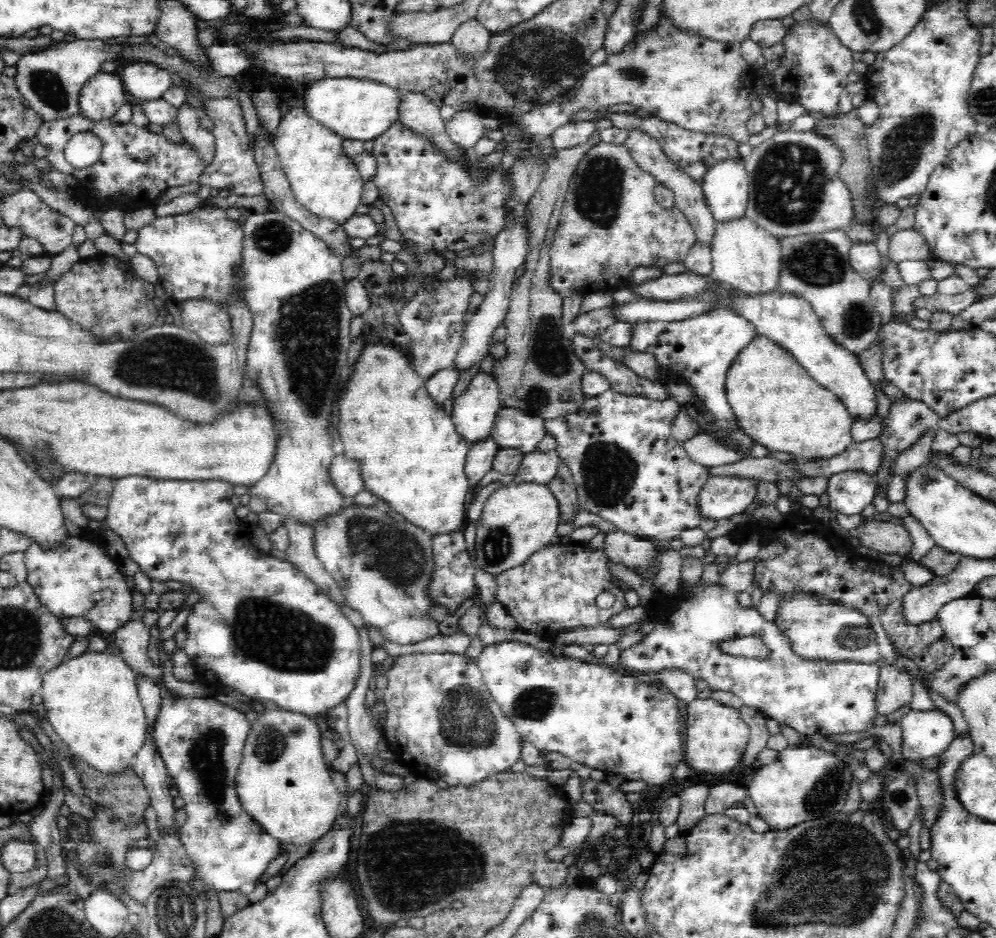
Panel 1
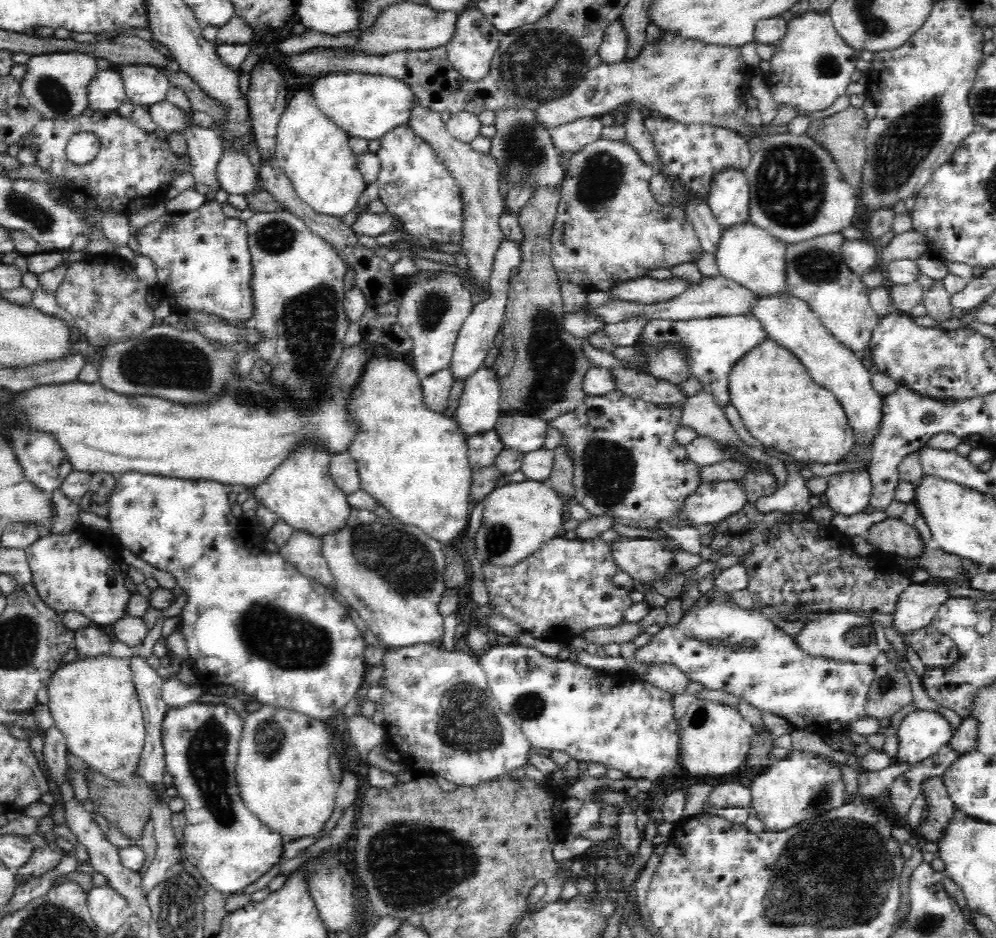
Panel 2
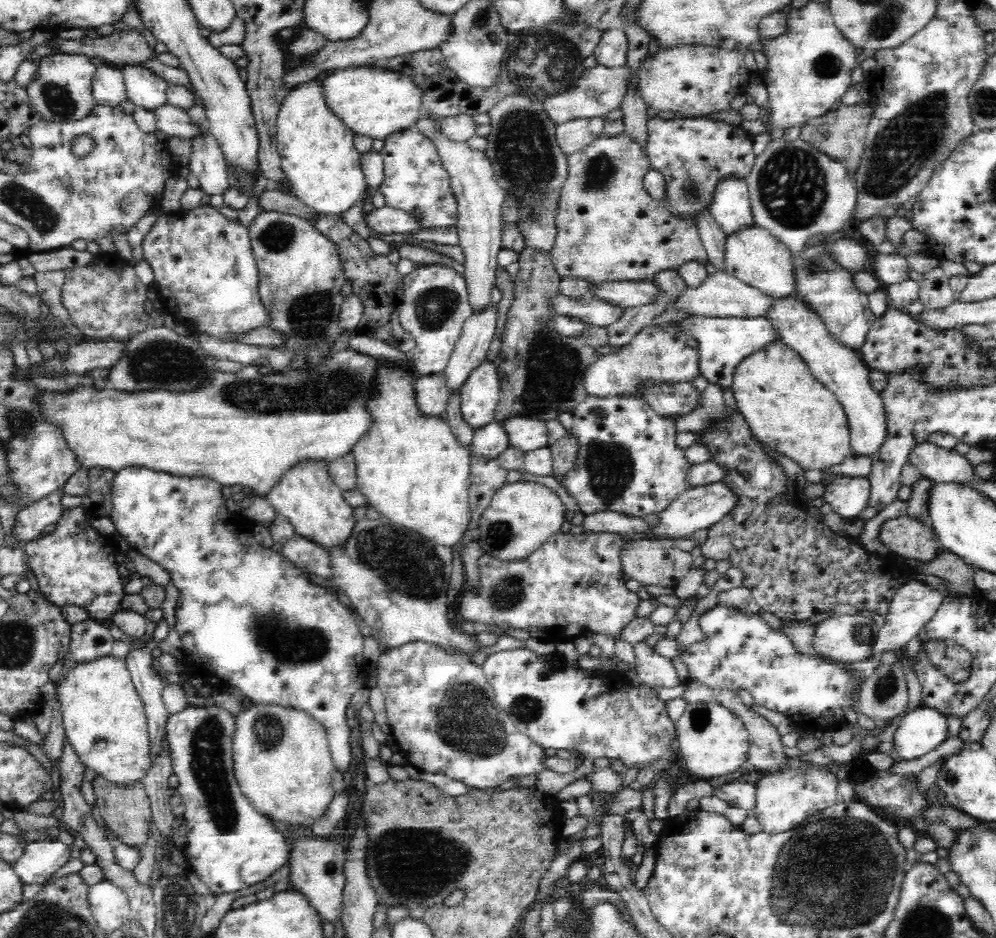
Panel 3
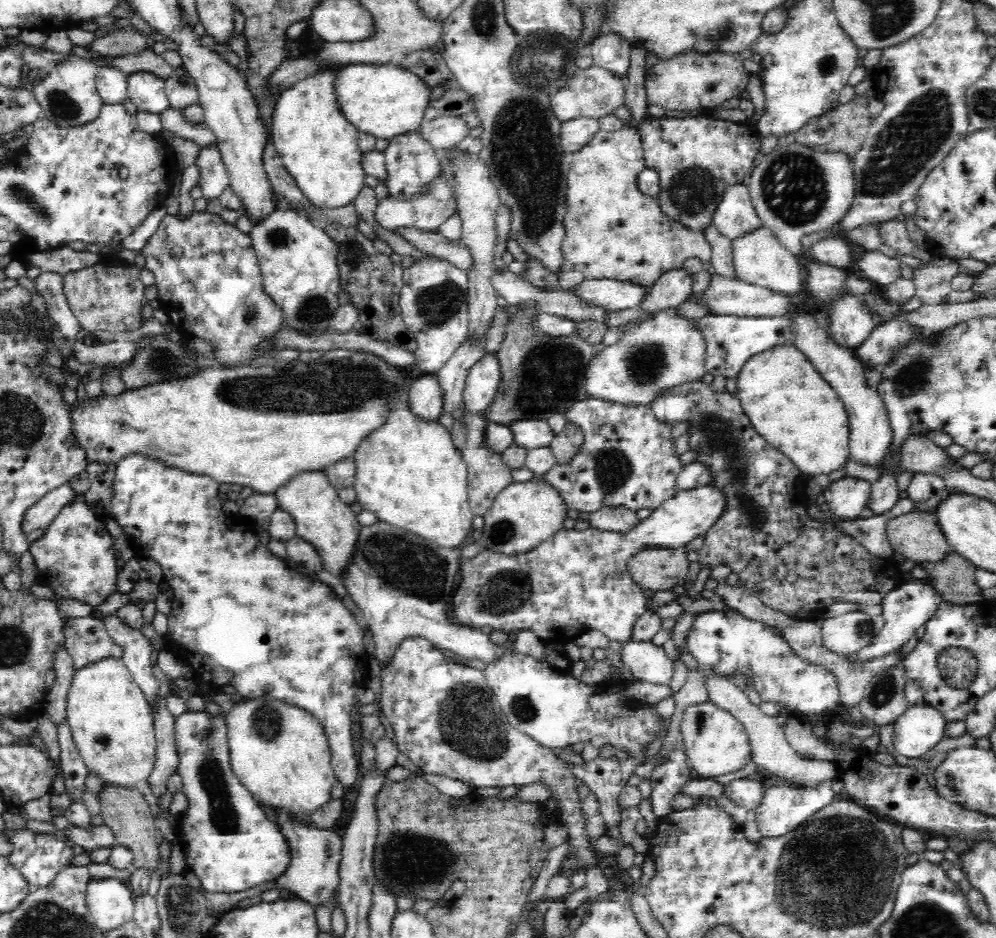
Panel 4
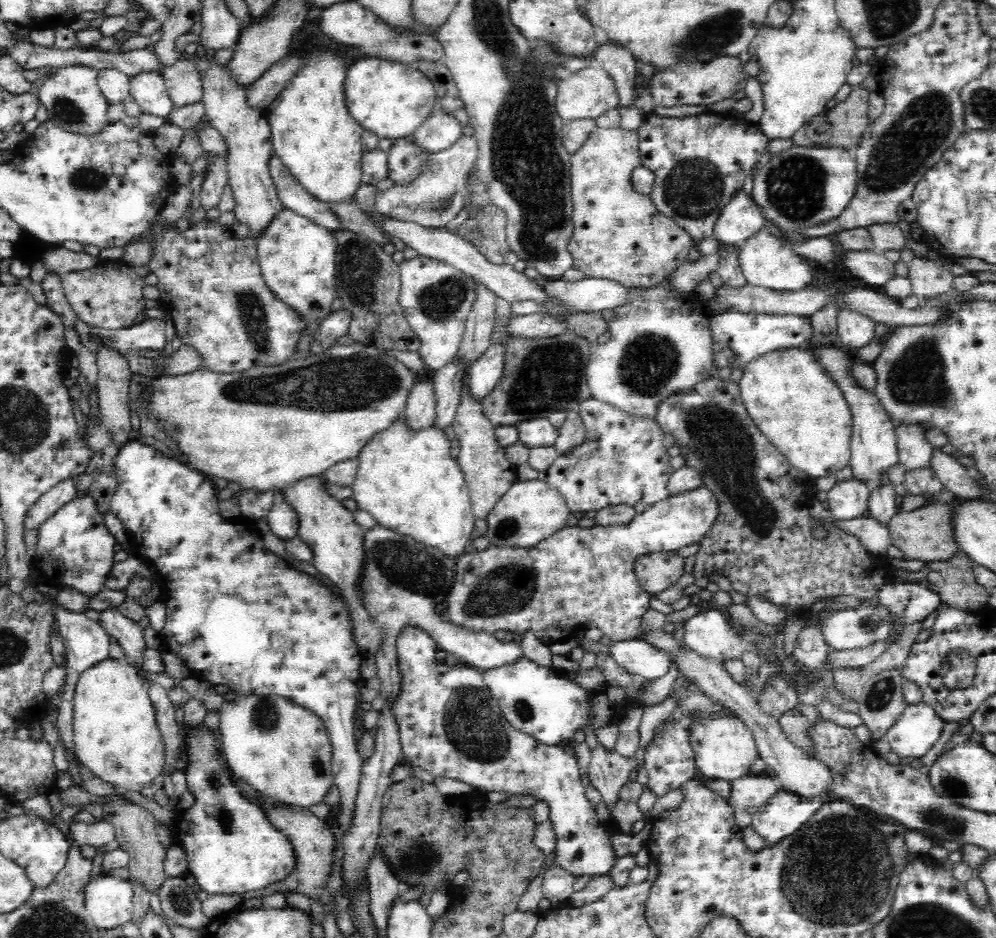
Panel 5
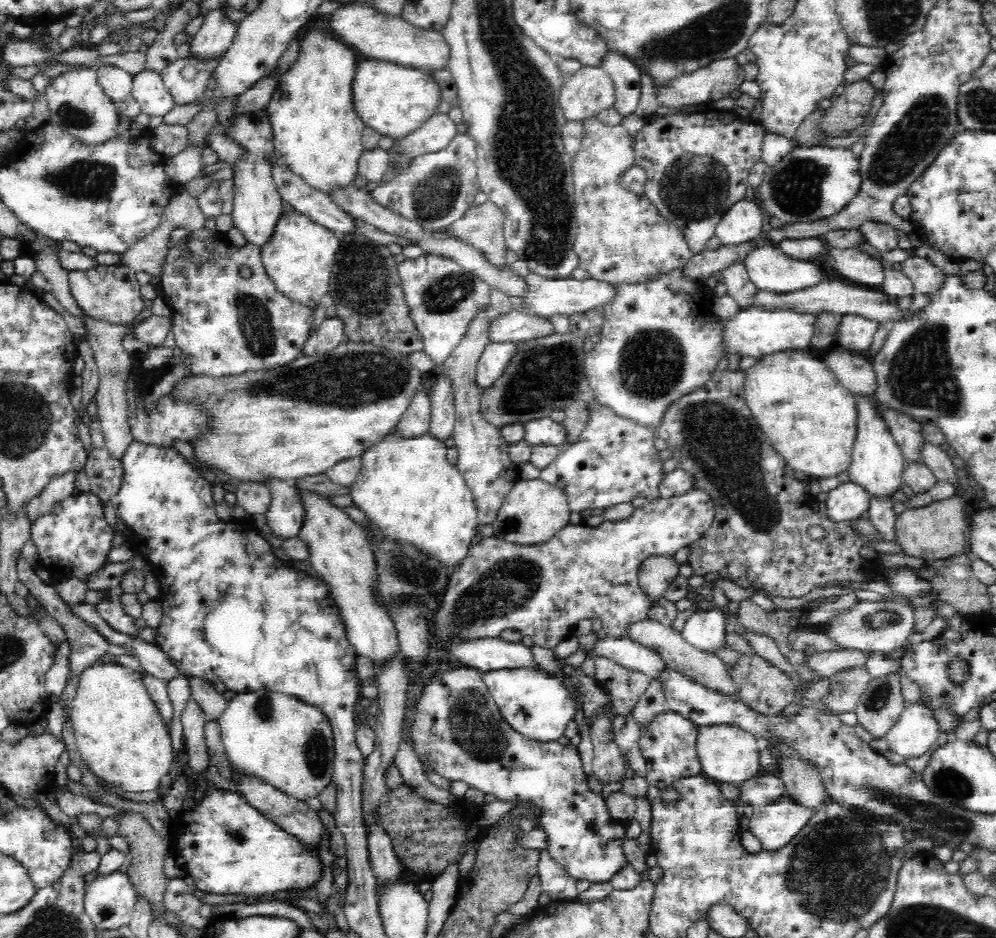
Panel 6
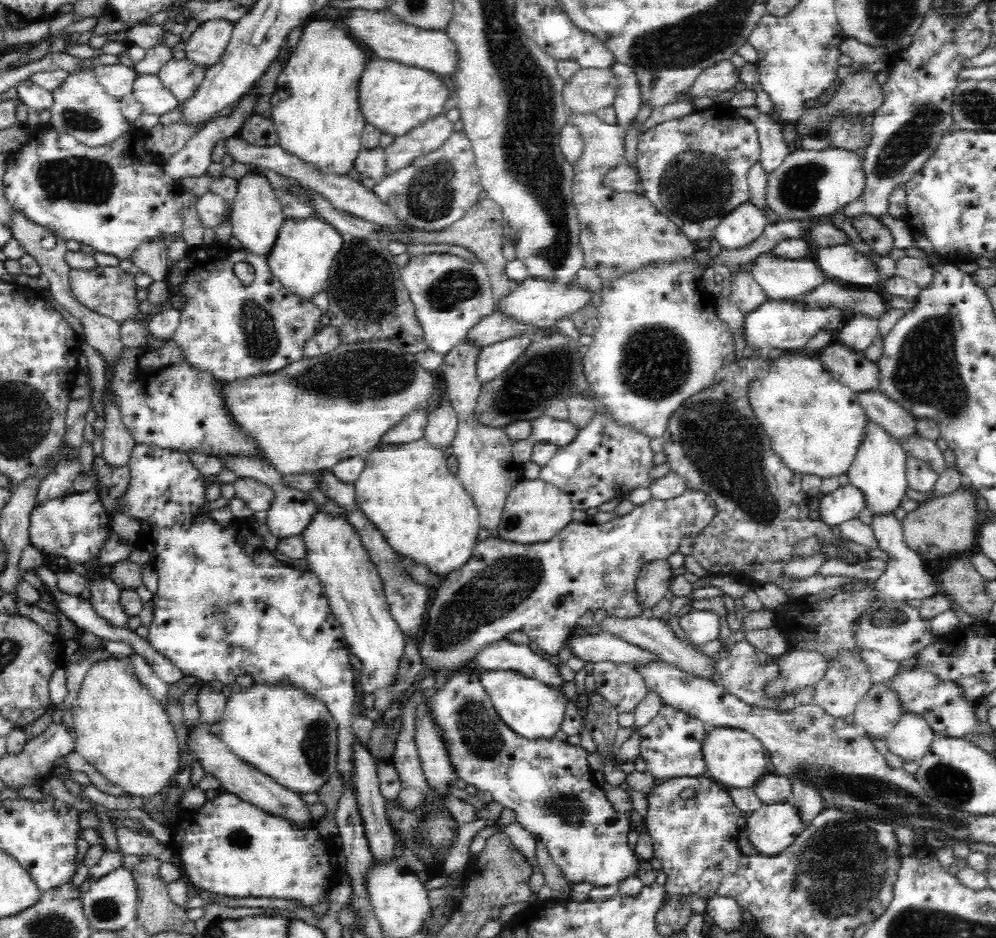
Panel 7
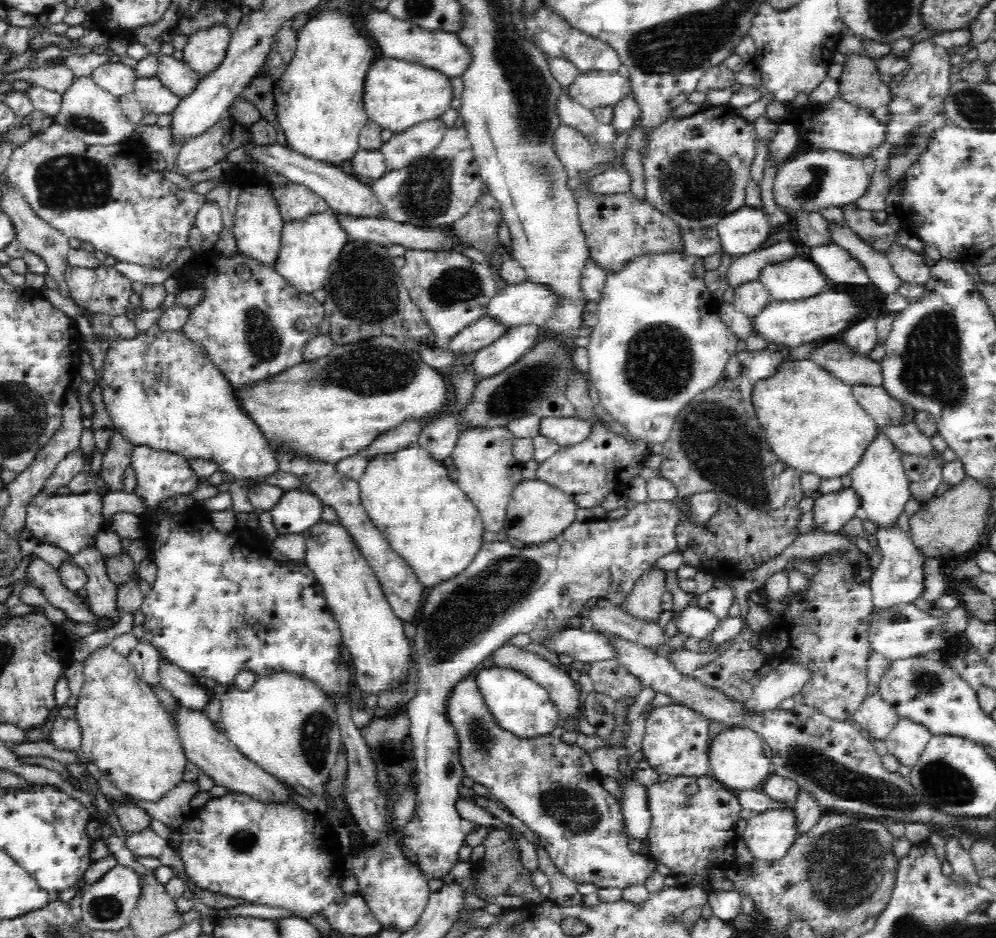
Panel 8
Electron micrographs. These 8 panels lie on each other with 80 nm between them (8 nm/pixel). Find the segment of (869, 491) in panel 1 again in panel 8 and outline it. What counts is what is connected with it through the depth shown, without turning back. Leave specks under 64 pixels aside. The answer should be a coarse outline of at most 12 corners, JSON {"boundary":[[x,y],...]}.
{"boundary":[[842,488],[815,498],[816,529],[839,533],[860,513],[856,493]]}

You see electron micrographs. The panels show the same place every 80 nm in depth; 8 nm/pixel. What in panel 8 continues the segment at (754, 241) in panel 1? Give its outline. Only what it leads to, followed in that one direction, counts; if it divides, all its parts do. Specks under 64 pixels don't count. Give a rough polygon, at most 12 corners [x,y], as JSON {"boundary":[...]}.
{"boundary":[[809,259],[764,268],[759,282],[774,301],[820,294],[828,284]]}

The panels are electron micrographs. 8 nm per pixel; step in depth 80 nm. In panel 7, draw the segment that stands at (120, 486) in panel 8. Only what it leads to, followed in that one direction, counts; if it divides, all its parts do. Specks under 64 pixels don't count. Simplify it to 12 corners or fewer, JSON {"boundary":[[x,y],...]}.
{"boundary":[[103,397],[102,430],[106,466],[128,464],[136,443],[122,425],[120,412]]}

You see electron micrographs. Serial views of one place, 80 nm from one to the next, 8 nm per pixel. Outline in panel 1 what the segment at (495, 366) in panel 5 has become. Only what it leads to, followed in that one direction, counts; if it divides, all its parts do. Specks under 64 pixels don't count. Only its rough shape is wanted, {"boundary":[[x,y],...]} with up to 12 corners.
{"boundary":[[482,370],[455,398],[451,420],[468,446],[491,436],[501,407]]}

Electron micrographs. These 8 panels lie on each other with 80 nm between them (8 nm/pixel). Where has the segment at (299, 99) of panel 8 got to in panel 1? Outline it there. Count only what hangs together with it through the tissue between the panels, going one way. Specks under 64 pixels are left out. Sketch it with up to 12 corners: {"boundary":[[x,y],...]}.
{"boundary":[[298,106],[274,147],[296,201],[340,225],[365,182],[343,139]]}

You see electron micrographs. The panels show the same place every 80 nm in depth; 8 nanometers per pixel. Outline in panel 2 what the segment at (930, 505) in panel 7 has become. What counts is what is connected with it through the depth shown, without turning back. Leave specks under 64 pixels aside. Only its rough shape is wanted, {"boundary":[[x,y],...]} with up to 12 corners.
{"boundary":[[900,517],[872,524],[865,540],[881,552],[918,558],[926,551]]}

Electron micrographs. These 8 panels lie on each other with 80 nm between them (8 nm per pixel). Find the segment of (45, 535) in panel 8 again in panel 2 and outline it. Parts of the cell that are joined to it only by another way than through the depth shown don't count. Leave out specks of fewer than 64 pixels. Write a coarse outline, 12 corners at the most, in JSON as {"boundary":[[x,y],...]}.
{"boundary":[[81,524],[25,548],[57,614],[98,628],[126,618],[125,568]]}

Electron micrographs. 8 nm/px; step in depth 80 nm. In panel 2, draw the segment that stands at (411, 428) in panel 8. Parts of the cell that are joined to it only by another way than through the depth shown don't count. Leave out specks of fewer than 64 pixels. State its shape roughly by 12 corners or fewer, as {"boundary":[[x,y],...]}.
{"boundary":[[445,368],[421,379],[423,402],[442,412],[455,383]]}

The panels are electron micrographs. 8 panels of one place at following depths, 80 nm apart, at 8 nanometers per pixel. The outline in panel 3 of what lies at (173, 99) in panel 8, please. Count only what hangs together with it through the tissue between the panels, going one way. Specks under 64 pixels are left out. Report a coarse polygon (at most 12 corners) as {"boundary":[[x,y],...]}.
{"boundary":[[143,65],[120,67],[127,99],[154,110],[168,83]]}

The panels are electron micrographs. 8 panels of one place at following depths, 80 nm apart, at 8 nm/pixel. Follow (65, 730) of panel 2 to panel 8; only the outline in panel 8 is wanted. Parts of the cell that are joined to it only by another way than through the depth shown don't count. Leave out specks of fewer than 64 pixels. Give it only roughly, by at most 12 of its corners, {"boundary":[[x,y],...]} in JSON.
{"boundary":[[111,644],[86,656],[80,750],[158,802],[187,757],[153,688]]}

